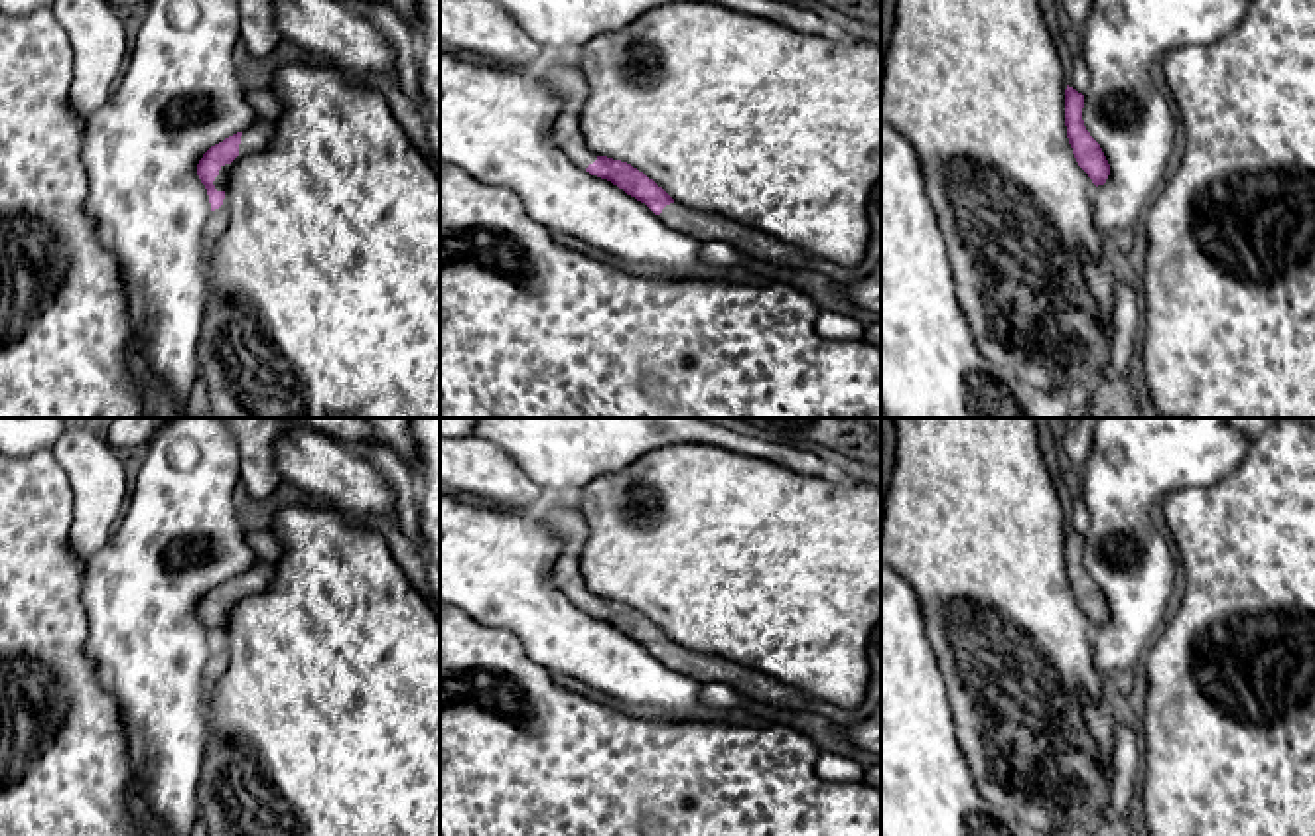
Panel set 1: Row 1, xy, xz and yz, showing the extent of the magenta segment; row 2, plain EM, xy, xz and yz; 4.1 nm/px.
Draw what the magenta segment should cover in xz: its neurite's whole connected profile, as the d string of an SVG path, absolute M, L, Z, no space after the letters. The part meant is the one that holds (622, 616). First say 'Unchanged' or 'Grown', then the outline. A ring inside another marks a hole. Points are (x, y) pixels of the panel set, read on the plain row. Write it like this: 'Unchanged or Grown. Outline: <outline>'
Grown. Outline: M548 505L540 517L560 536L562 550L552 568L556 588L580 609L611 623L645 645L672 670L690 674L700 684L729 684L743 698L767 702L791 712L810 712L810 696L763 672L733 664L722 657L674 643L662 629L627 603L595 595L580 572L580 548L588 524L578 509Z

